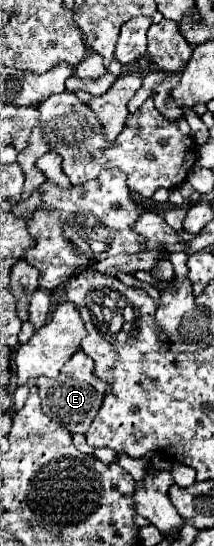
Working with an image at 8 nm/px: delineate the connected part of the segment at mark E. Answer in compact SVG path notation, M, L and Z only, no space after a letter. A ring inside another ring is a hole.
M76 350L74 356L60 370L58 378L36 378L36 388L42 398L42 410L50 418L58 420L72 434L74 432L84 434L90 428L92 420L96 418L106 396L106 388L110 388L110 384L100 380L94 374L94 362L82 350Z

